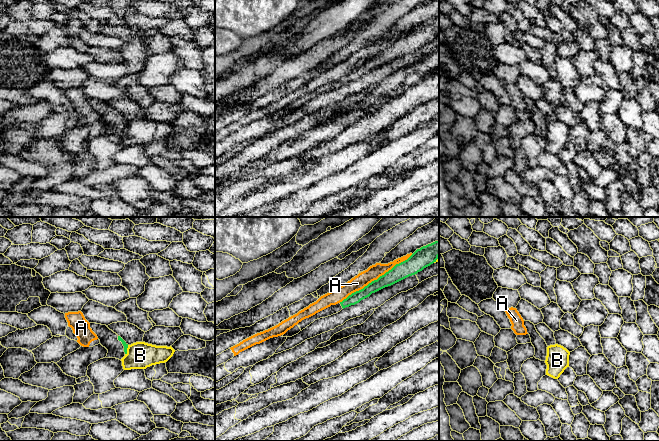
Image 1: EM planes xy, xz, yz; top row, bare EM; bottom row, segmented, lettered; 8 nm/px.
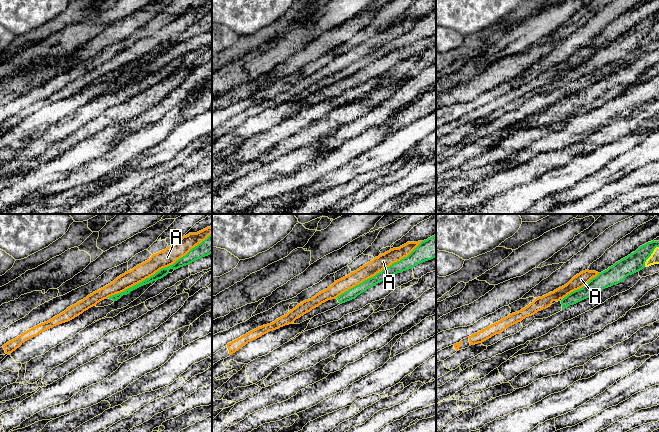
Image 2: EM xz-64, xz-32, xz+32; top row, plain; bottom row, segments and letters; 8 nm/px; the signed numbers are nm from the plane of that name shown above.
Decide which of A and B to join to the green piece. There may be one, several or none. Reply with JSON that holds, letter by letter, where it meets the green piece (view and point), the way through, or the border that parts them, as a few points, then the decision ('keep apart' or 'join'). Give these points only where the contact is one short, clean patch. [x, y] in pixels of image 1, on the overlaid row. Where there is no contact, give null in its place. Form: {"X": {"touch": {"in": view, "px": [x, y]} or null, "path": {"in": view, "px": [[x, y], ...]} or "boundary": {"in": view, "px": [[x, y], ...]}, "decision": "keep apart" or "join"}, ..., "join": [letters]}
{"A": {"touch": {"in": "xz", "px": [375, 280]}, "decision": "keep apart"}, "B": {"touch": {"in": "xy", "px": [126, 350]}, "decision": "keep apart"}, "join": []}

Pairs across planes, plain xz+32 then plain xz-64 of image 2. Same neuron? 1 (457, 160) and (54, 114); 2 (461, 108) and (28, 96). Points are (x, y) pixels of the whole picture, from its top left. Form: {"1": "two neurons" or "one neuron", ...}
{"1": "two neurons", "2": "one neuron"}

